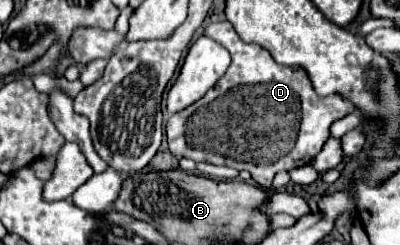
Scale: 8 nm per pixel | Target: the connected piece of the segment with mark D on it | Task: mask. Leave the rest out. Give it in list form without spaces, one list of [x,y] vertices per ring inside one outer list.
[[[228,20],[210,24],[204,34],[228,48],[232,64],[204,98],[168,118],[166,138],[174,156],[248,170],[256,184],[270,188],[276,172],[310,164],[330,138],[330,126],[356,110],[340,94],[336,100],[318,96],[302,68],[280,66],[266,48],[242,42]]]

